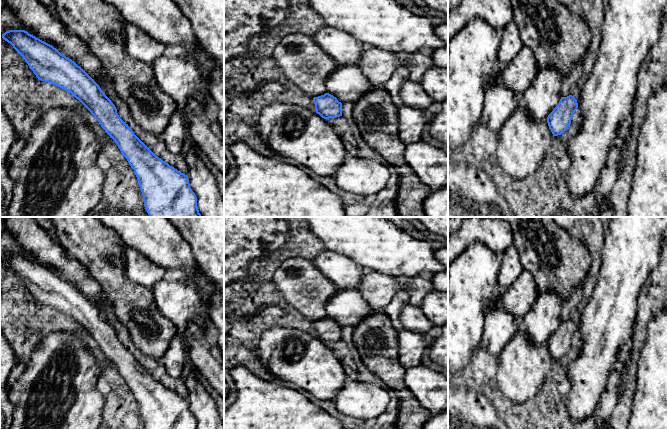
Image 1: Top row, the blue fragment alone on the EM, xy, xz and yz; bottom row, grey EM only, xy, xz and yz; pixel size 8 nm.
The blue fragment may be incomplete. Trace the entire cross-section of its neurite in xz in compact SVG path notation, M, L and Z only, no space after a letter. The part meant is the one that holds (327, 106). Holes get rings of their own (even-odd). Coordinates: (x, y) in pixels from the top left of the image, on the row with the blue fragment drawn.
M341 65L325 81L327 92L314 97L315 111L324 119L342 116L343 103L356 103L373 86L362 70L353 65Z

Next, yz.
M538 69L531 85L517 97L517 105L523 107L533 121L547 121L553 136L568 129L578 108L574 96L560 95L562 81L556 69Z

